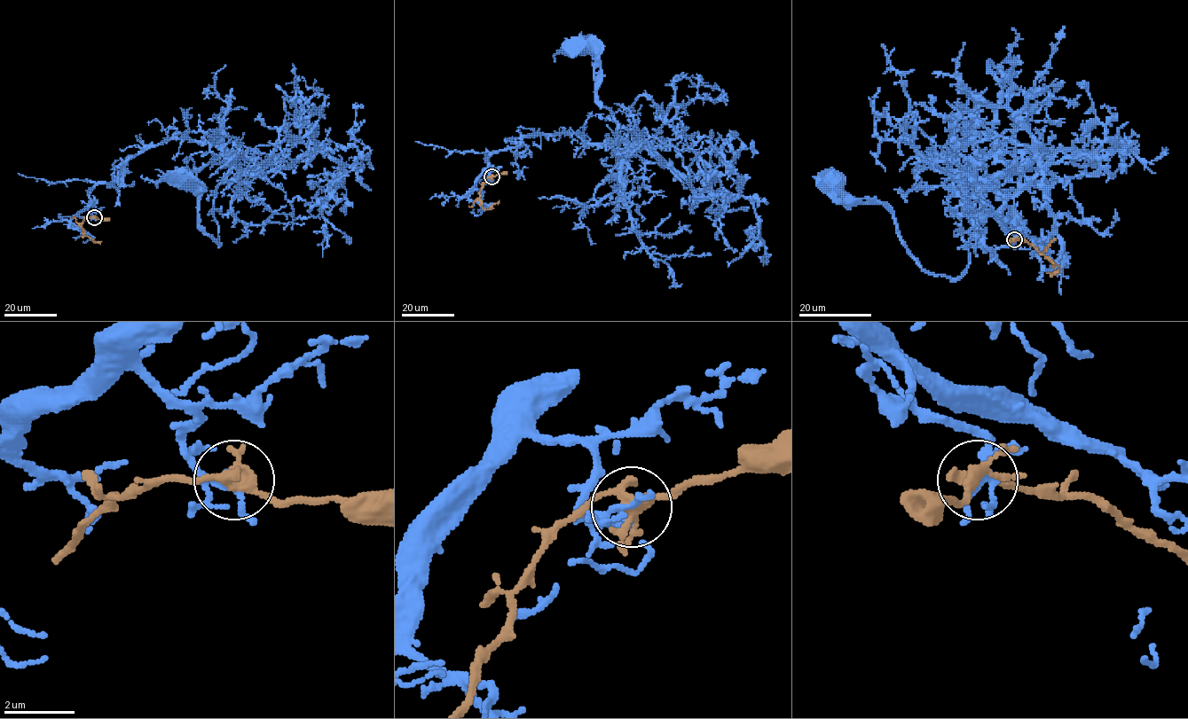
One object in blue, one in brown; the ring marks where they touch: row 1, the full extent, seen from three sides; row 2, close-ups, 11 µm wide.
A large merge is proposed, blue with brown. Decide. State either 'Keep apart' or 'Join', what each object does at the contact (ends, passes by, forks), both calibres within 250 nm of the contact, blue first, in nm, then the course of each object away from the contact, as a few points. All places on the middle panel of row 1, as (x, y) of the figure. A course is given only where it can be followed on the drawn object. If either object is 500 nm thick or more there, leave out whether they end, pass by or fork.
Keep apart. At the ring blue forks. At the ring brown forks. Thickness 140 nm (blue) against 260 nm. Course of blue: (491, 177), (487, 160), (537, 135), (576, 133), (623, 159), (630, 145), (611, 139), (617, 121), (584, 45). Course of brown: (492, 177), (486, 179), (480, 190), (480, 205), (488, 209), (499, 200)

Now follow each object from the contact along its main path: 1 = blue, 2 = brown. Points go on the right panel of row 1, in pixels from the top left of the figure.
1: (1014, 239), (953, 130), (993, 136), (963, 178), (958, 277), (928, 274), (885, 204), (832, 184)
2: (1014, 239), (1025, 240), (1058, 266), (1051, 274), (1047, 272)

